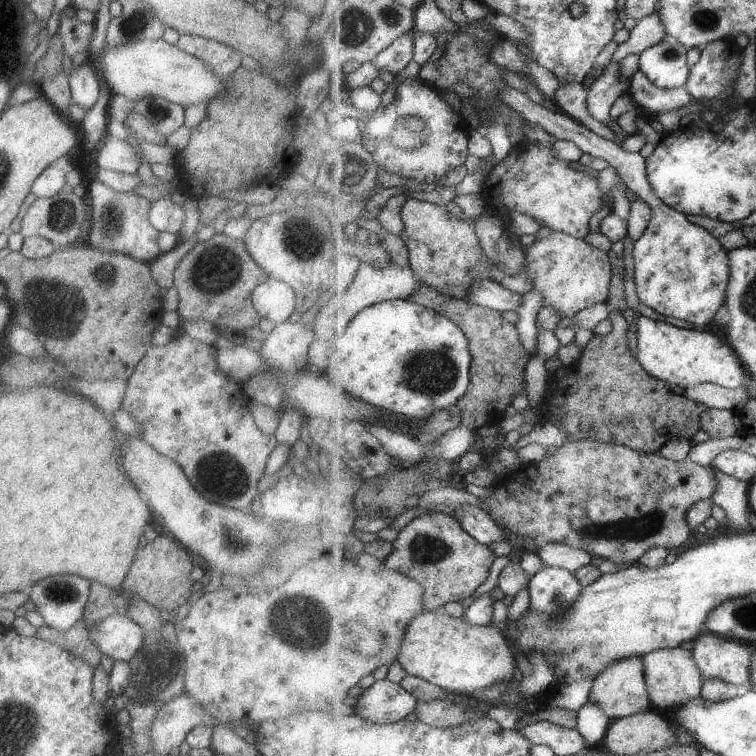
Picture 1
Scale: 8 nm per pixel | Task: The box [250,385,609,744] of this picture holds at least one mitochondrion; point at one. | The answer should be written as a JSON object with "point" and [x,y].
{"point":[292,612]}

